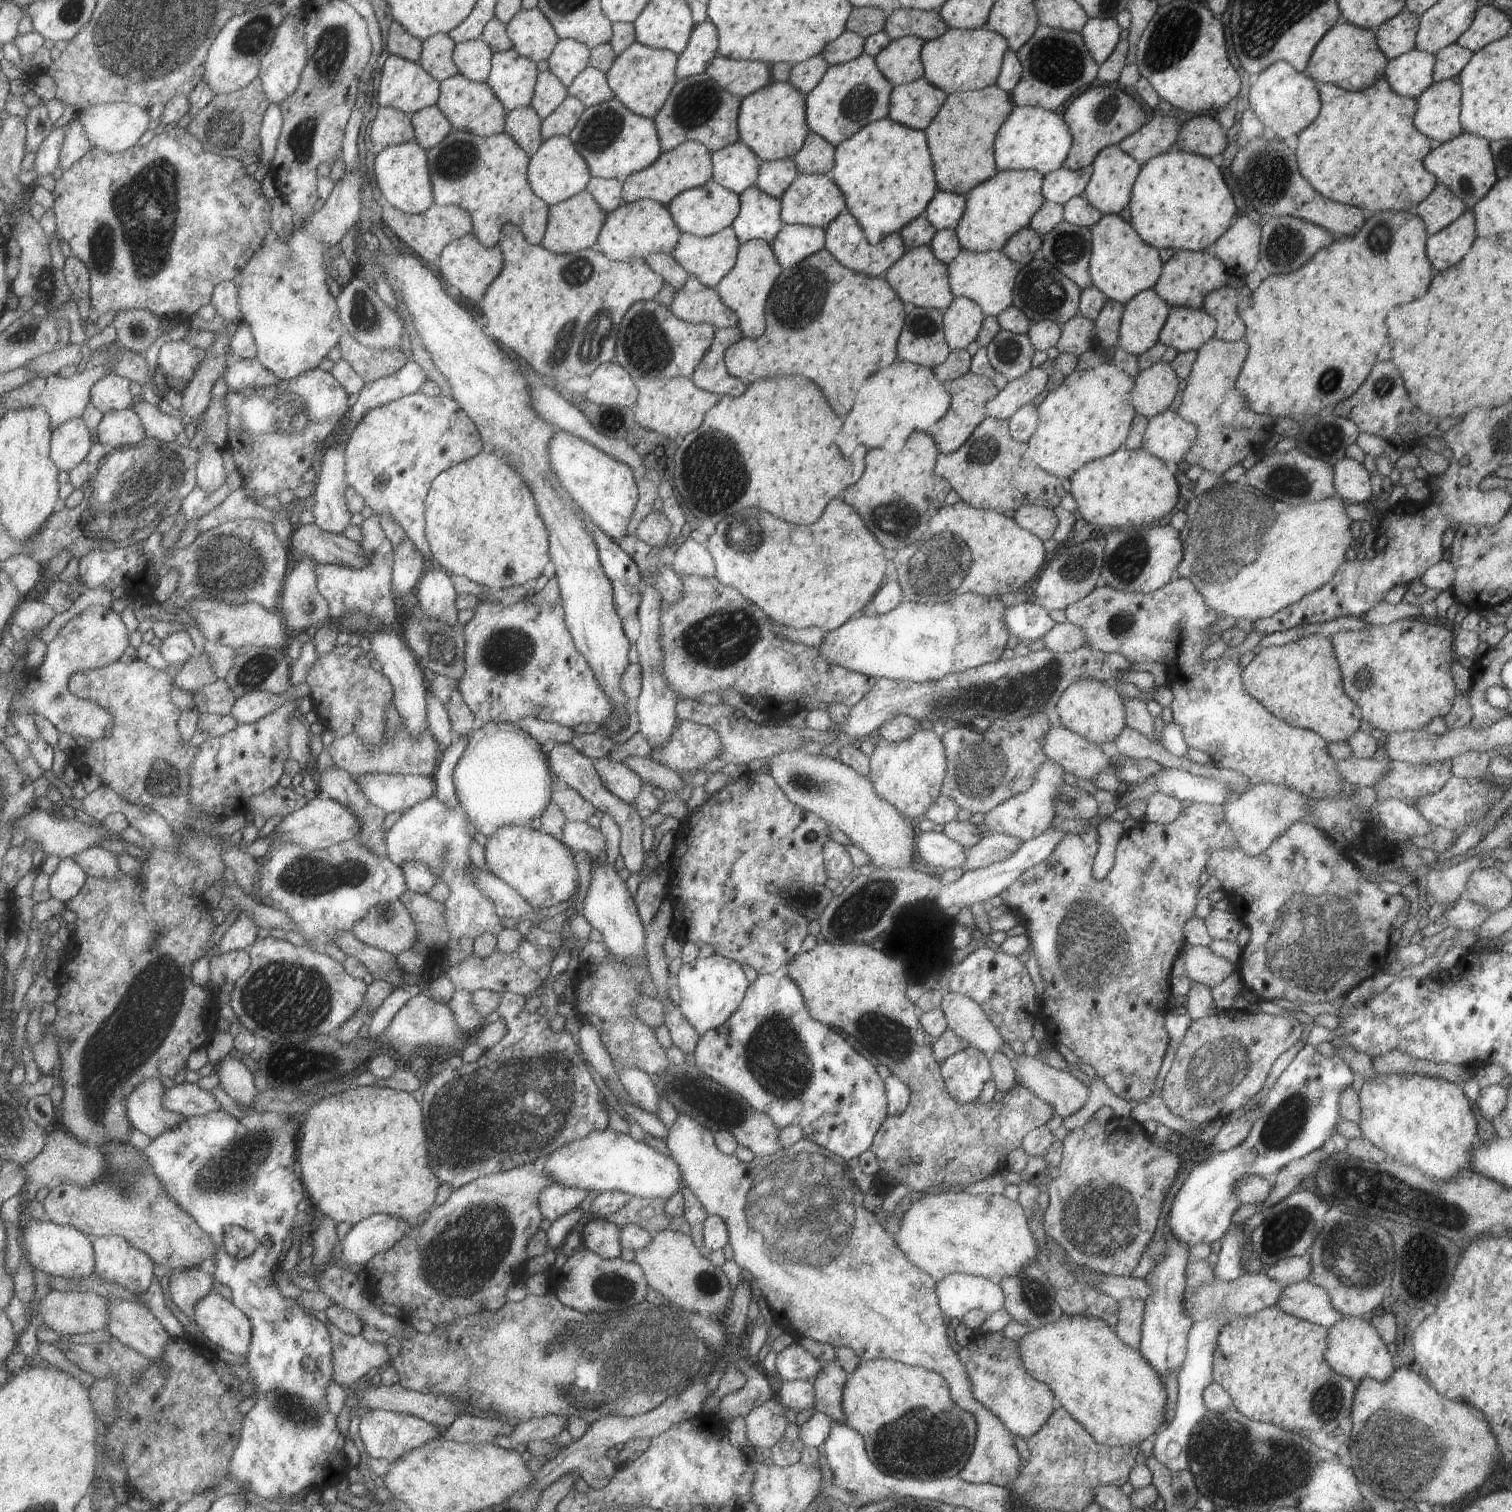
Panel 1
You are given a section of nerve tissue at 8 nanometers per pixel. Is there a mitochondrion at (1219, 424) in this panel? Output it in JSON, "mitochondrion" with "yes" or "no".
{"mitochondrion":"no"}

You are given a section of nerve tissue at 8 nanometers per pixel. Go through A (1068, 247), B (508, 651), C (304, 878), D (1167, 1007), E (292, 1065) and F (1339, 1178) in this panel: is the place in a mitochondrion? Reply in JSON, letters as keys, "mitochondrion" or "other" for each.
{"A":"mitochondrion","B":"mitochondrion","C":"mitochondrion","D":"other","E":"mitochondrion","F":"mitochondrion"}

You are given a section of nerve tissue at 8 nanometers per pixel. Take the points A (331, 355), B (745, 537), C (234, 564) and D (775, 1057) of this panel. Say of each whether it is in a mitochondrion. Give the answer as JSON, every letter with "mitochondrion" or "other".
{"A":"other","B":"mitochondrion","C":"mitochondrion","D":"mitochondrion"}

